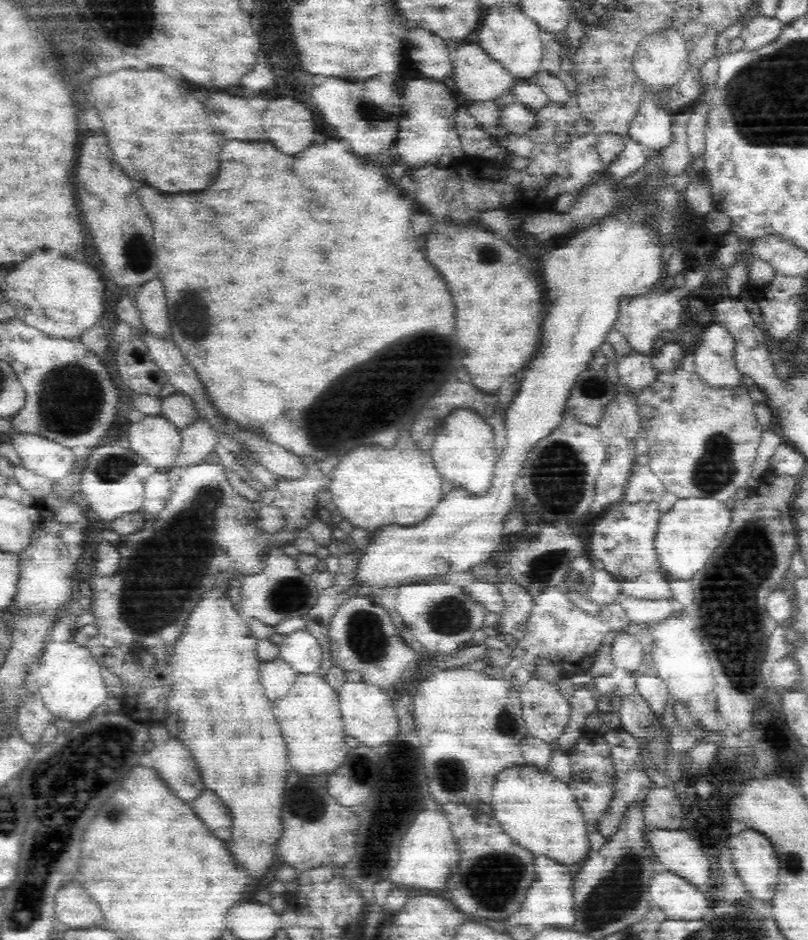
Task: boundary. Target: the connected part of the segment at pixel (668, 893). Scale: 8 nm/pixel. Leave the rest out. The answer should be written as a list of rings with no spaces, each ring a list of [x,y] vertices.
[[[660,869],[650,884],[653,907],[665,915],[665,919],[702,918],[710,904],[704,896],[704,888],[667,869]]]

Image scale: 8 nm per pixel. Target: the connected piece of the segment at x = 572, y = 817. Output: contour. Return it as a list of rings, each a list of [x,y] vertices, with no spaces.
[[[514,764],[502,766],[494,772],[490,786],[490,806],[493,817],[502,828],[520,842],[524,848],[532,850],[534,854],[544,854],[554,858],[562,864],[581,864],[590,851],[588,829],[582,820],[582,813],[578,810],[574,793],[568,783],[558,780],[550,771],[528,764]]]

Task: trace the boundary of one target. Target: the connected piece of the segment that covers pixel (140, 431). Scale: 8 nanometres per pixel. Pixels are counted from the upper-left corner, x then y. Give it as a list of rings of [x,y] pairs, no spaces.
[[[162,414],[143,415],[128,426],[129,449],[147,463],[152,470],[166,470],[175,466],[181,437],[179,429]]]

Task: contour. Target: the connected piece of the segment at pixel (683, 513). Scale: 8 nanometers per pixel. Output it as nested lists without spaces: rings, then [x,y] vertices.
[[[678,497],[670,510],[659,512],[653,547],[660,570],[676,580],[692,578],[723,542],[731,523],[730,511],[730,505],[711,498]]]

